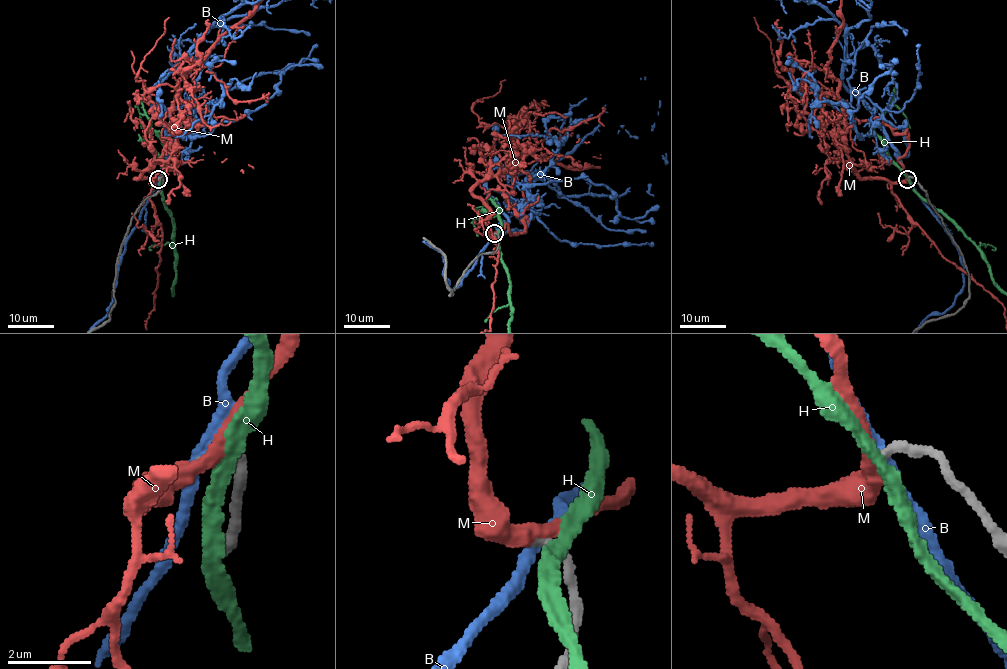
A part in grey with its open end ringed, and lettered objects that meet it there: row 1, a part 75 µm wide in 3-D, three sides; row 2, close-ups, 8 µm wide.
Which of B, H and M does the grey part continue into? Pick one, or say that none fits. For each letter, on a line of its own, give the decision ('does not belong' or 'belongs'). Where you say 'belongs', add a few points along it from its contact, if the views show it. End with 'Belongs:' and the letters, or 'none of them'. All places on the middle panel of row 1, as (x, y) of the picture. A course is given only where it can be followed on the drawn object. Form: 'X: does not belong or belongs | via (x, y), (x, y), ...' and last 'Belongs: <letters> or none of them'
B: does not belong
H: does not belong
M: belongs
Belongs: M

